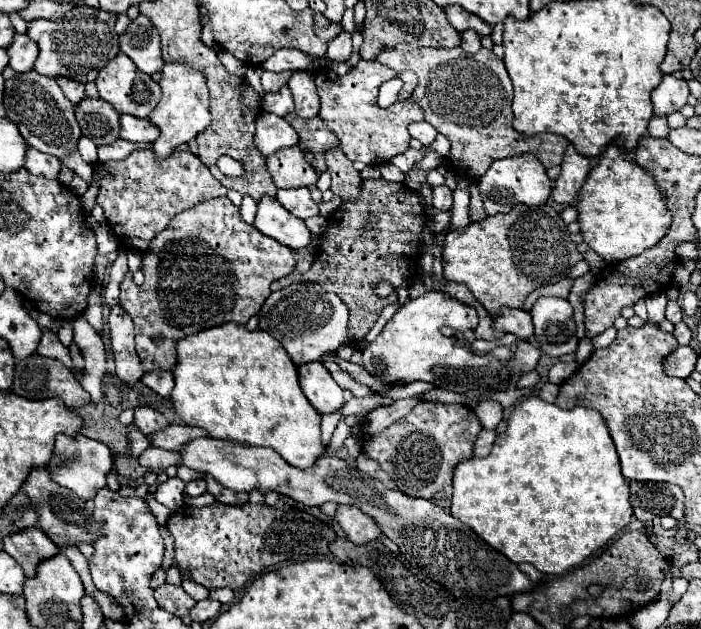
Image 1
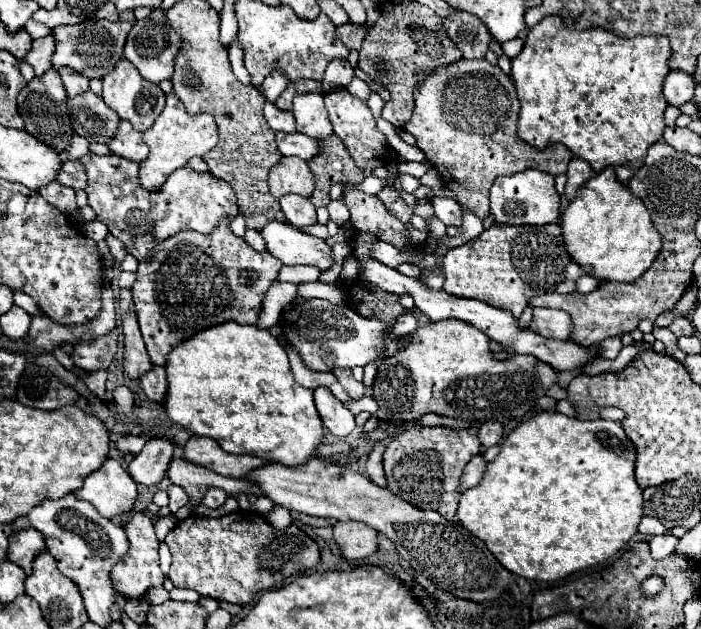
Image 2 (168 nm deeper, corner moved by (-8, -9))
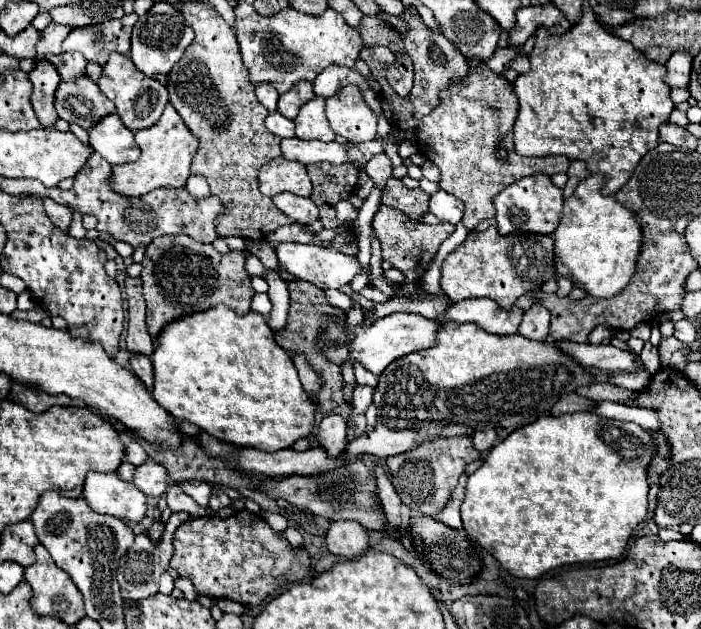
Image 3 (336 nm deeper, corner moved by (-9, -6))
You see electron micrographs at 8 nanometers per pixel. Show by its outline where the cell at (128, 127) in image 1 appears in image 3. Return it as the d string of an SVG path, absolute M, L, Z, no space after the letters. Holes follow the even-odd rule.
M116 113L94 123L94 127L88 129L88 141L90 147L112 165L130 163L140 157L140 149L134 143L134 133L124 127Z

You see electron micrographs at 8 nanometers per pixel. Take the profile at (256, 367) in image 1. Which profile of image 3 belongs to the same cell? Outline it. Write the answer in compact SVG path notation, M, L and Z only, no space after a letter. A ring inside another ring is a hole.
M218 305L210 311L184 315L158 333L150 359L154 367L154 399L178 421L190 421L220 441L236 447L278 451L290 447L300 437L308 437L312 431L316 405L302 389L292 359L278 347L266 317L260 313L248 311L246 315L238 315Z

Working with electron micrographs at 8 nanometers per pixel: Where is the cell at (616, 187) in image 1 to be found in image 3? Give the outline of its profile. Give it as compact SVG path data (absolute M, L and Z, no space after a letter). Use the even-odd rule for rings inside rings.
M590 175L578 183L574 195L564 201L564 213L552 239L556 273L572 279L576 287L596 299L610 299L612 295L618 295L634 275L642 245L642 231L628 209L618 205L616 199L600 193L602 185L602 175Z

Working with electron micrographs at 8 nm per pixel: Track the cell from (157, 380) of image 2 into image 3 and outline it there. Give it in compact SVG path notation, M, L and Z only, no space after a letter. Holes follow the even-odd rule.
M132 355L132 357L130 357L130 365L132 365L134 375L138 375L138 379L142 379L148 389L152 389L154 371L152 371L152 361L150 361L150 357L146 357L146 355Z

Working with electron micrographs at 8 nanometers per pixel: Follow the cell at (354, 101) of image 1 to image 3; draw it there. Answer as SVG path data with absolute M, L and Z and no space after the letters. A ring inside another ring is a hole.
M346 85L338 95L326 99L326 119L336 135L342 135L350 143L362 143L362 141L372 141L376 137L376 123L378 117L372 113L372 109L364 103L362 93L358 85Z

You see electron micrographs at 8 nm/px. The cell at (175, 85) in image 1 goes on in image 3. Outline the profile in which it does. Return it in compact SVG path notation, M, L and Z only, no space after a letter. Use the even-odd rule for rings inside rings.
M170 103L166 105L158 123L154 127L136 131L134 139L136 139L136 145L140 147L142 155L134 163L112 167L112 175L110 175L112 191L116 191L118 195L124 195L124 197L140 197L158 187L166 187L166 189L184 187L184 183L190 175L190 161L196 153L198 139L188 131L188 127L184 125L184 121L180 119L180 115L176 113L176 109Z

